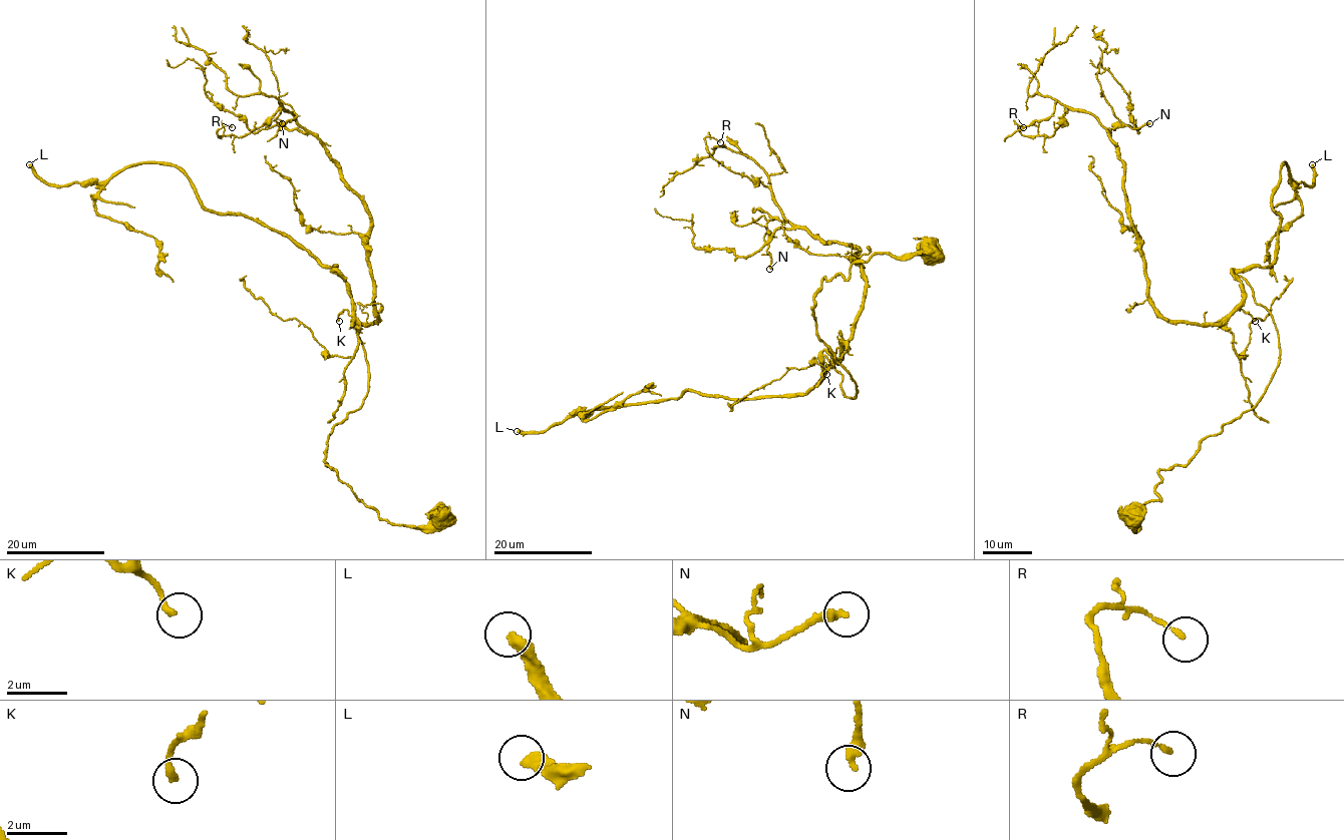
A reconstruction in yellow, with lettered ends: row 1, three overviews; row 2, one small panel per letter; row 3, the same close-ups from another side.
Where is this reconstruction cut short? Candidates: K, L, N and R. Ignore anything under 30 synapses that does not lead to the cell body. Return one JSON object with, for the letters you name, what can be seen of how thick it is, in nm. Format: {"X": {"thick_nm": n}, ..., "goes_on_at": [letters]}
{"L": {"thick_nm": 360}, "goes_on_at": ["L"]}

